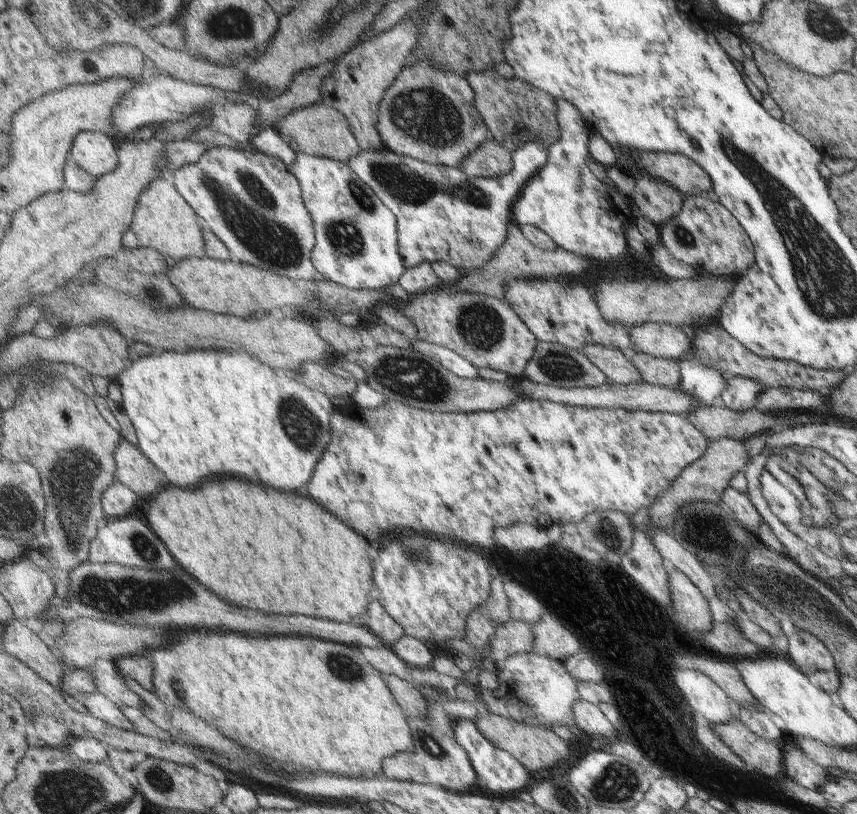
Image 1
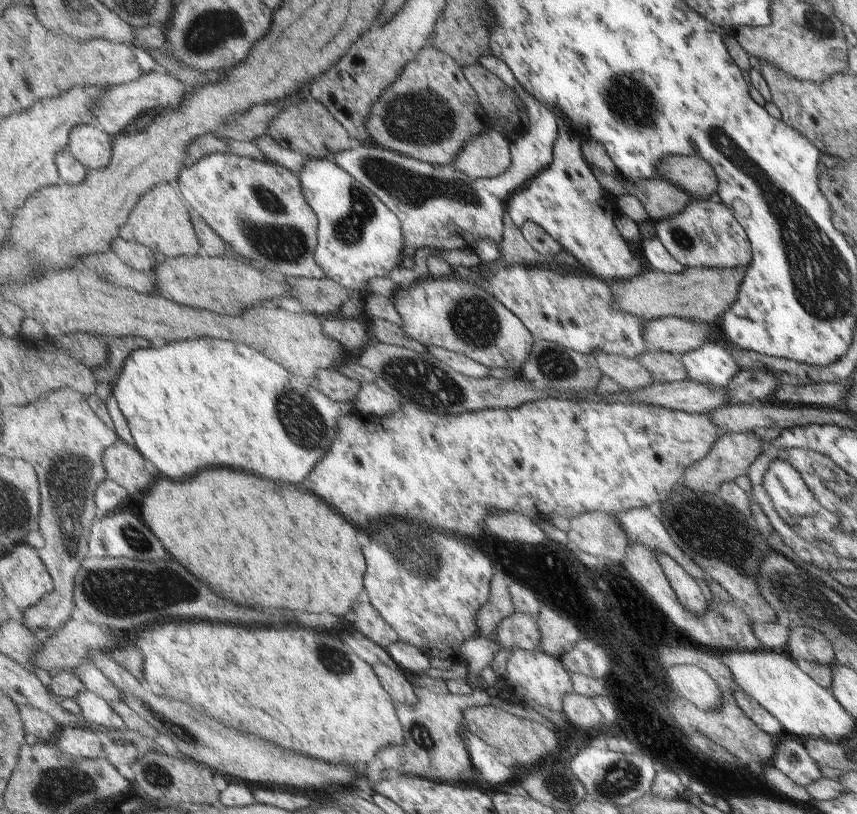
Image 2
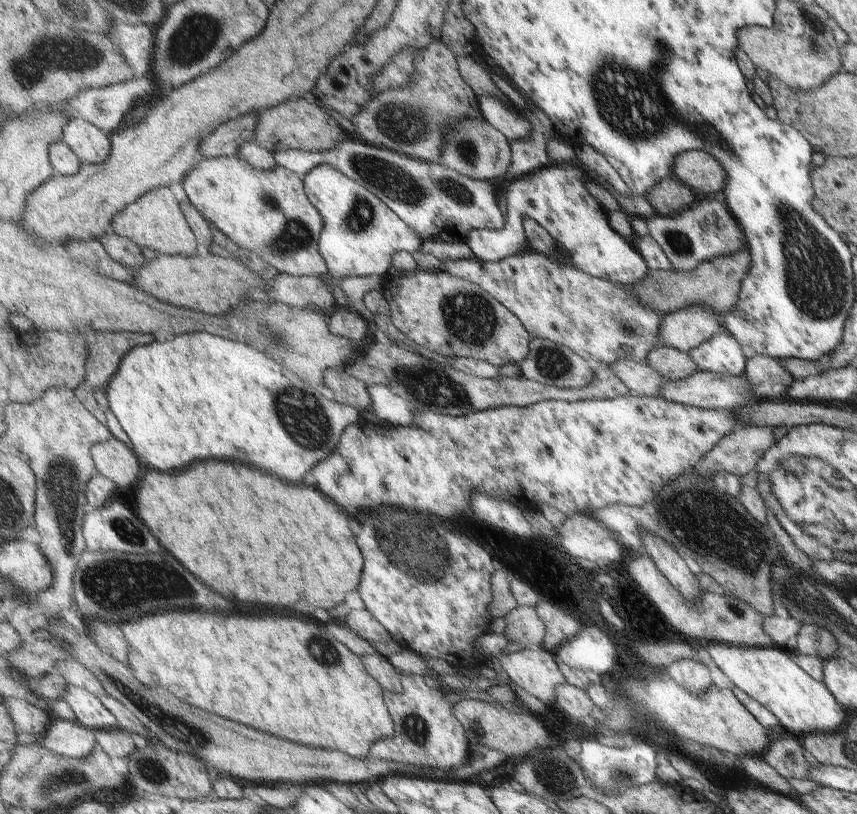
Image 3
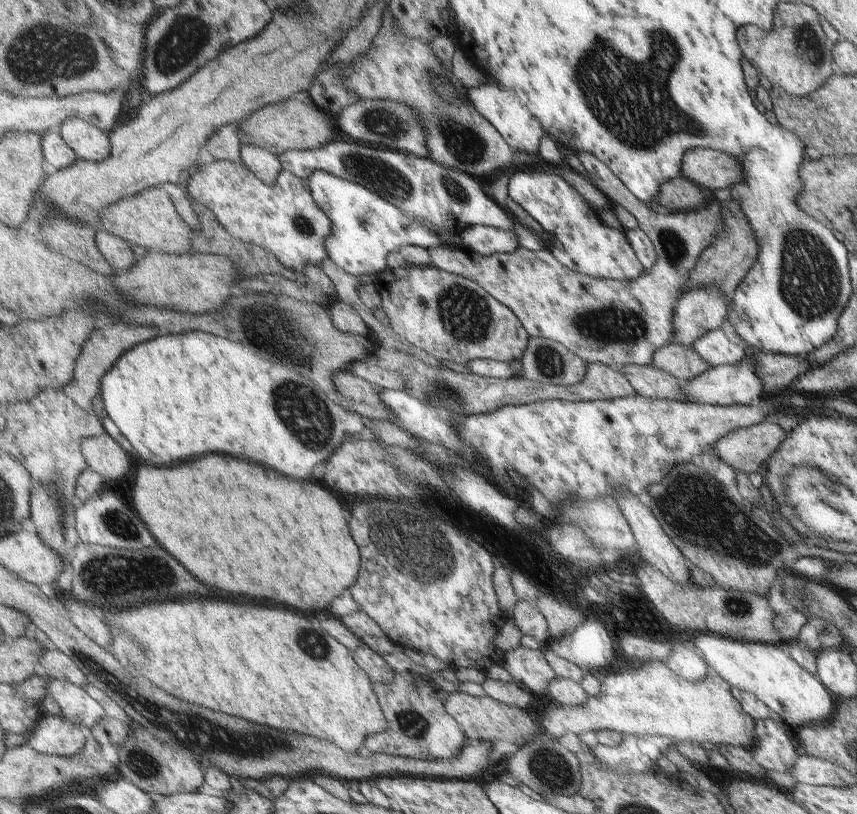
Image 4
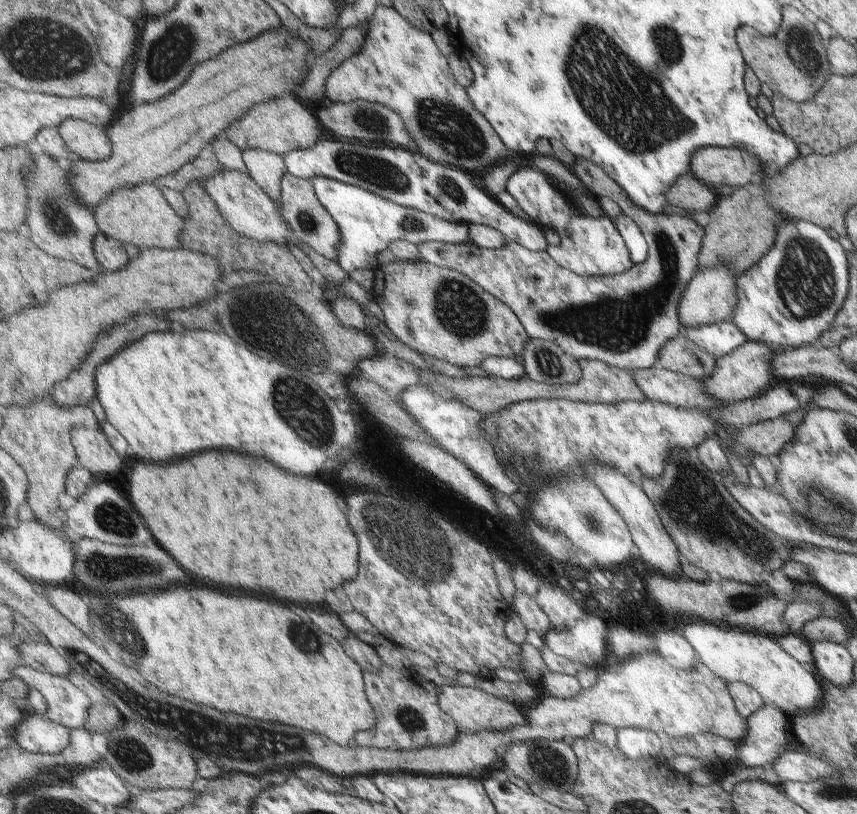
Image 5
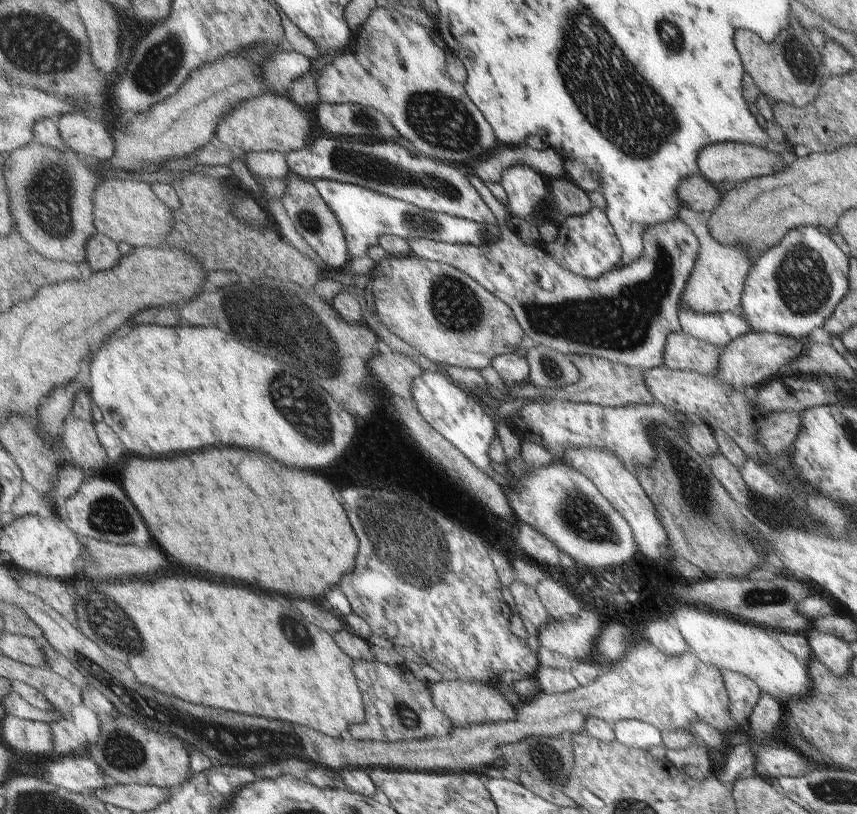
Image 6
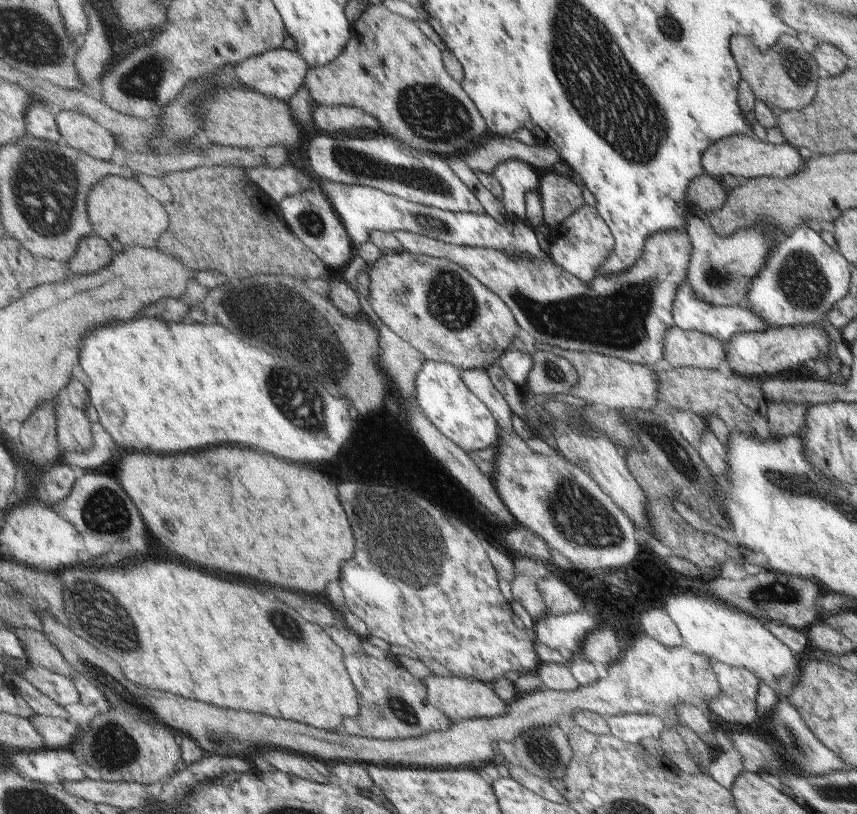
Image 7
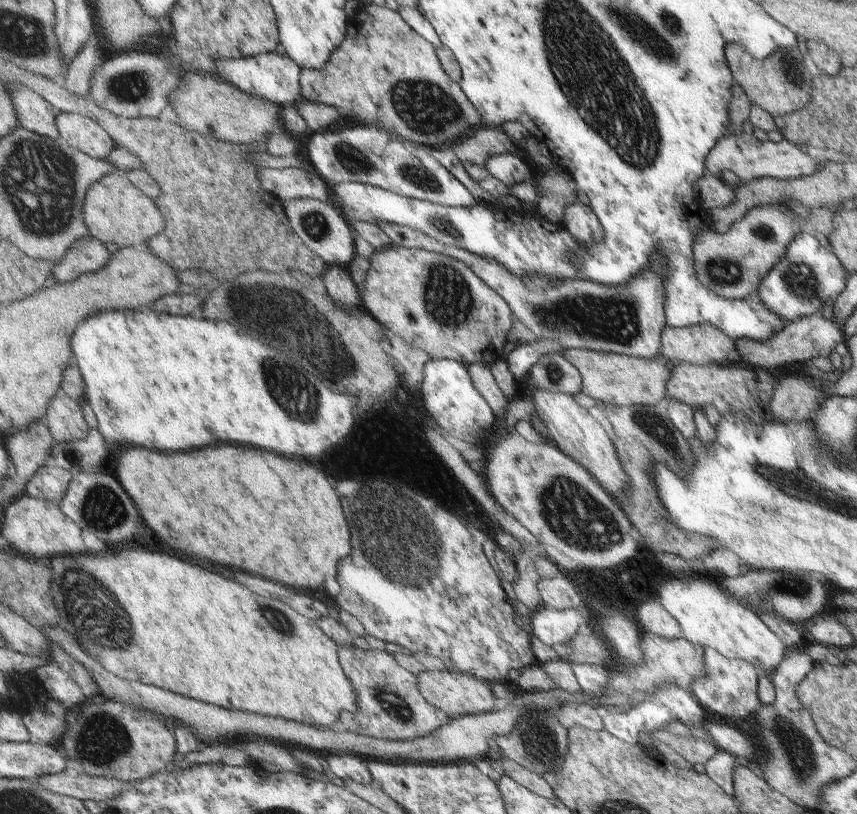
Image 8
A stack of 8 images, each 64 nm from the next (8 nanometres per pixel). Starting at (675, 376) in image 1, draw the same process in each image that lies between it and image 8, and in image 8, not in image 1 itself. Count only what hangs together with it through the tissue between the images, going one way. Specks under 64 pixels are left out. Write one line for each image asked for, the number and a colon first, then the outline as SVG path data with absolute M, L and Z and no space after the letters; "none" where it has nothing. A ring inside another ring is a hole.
2: M647 350L637 358L637 362L641 362L651 372L655 382L667 384L667 382L683 382L687 378L687 370L683 366L681 356L671 352Z
3: M659 344L651 350L645 364L649 364L653 370L657 370L669 382L685 380L685 378L693 376L699 370L699 366L689 356L689 352L667 348L663 344Z
4: M671 342L667 346L663 346L661 350L655 352L651 366L665 370L667 374L671 374L677 380L691 380L697 378L699 374L703 374L705 370L709 370L709 364L705 360L699 358L697 352L693 352L693 348L685 348L683 344Z
5: M679 334L677 338L671 338L663 346L663 350L657 358L657 366L663 370L671 370L675 374L683 374L683 376L701 380L701 378L707 378L709 374L713 374L715 358L705 354L703 348L699 348L695 342L691 342L683 334Z
6: M675 332L667 336L663 366L669 370L687 370L713 376L719 372L719 348L699 342L689 334Z
7: M671 326L665 334L663 358L673 368L691 366L701 370L719 370L723 376L731 374L725 342L701 332L687 332Z
8: M699 322L699 326L681 326L681 328L665 328L661 334L659 354L669 360L669 364L677 366L677 362L691 362L691 364L731 364L739 362L741 354L735 348L733 338L729 338L723 330L715 328L709 322Z

